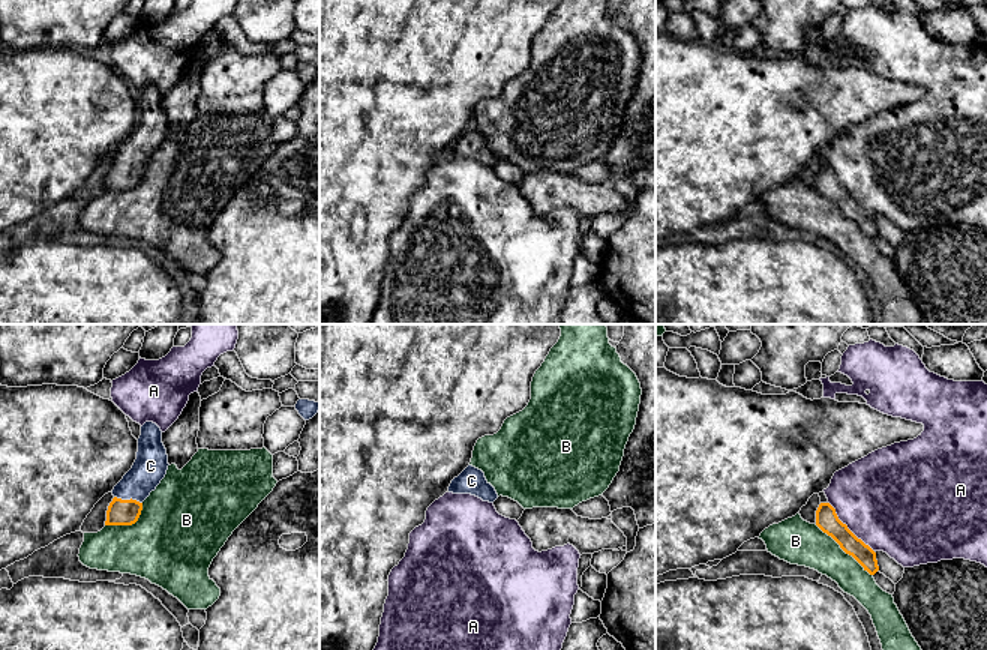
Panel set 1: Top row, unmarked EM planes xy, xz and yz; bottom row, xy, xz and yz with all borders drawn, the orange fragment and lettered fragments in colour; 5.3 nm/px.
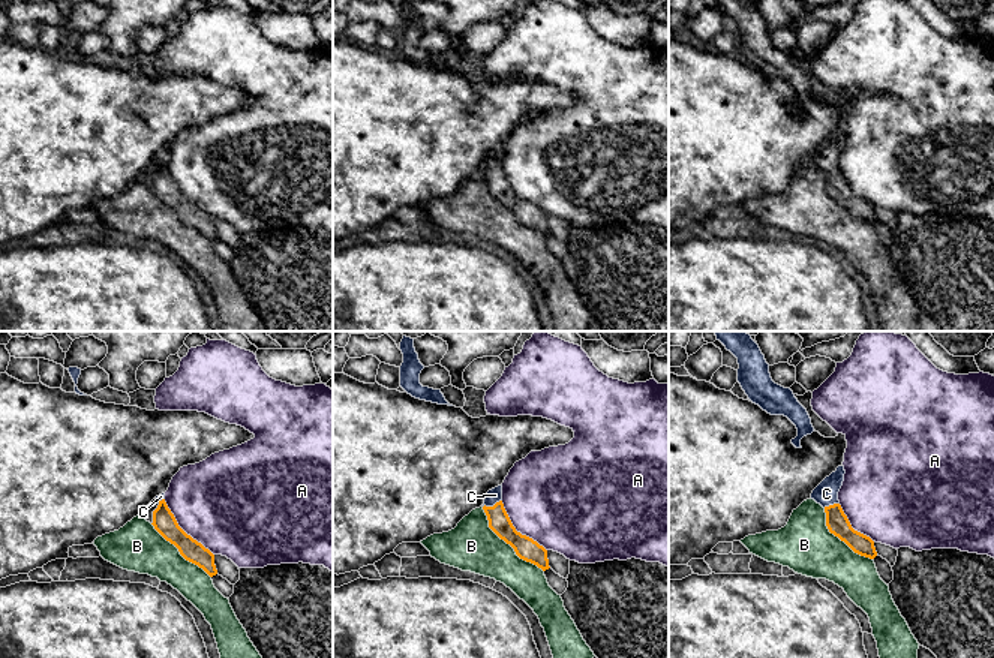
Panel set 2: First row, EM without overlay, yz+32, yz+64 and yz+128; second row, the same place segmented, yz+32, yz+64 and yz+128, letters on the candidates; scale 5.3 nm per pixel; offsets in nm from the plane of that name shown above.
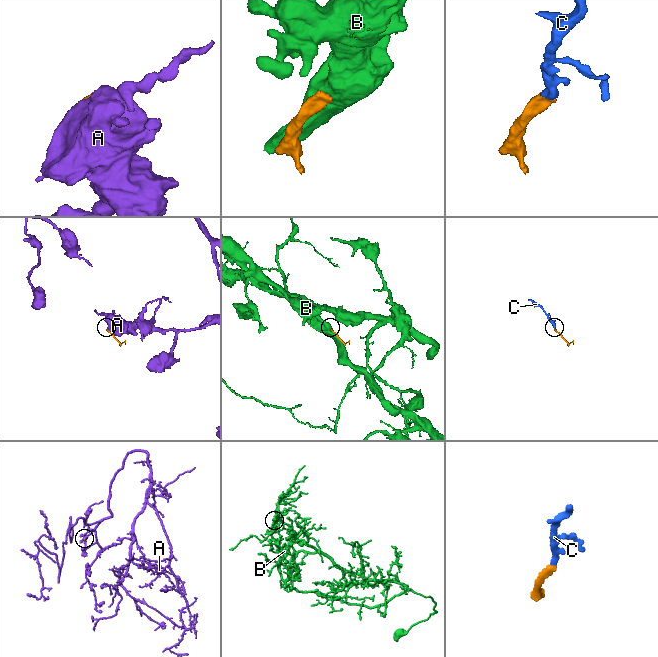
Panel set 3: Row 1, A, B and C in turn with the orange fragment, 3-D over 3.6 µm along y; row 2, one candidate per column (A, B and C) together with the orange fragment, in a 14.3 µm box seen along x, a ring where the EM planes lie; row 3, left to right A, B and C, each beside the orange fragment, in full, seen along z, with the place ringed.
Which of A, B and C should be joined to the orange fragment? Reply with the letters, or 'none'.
C

